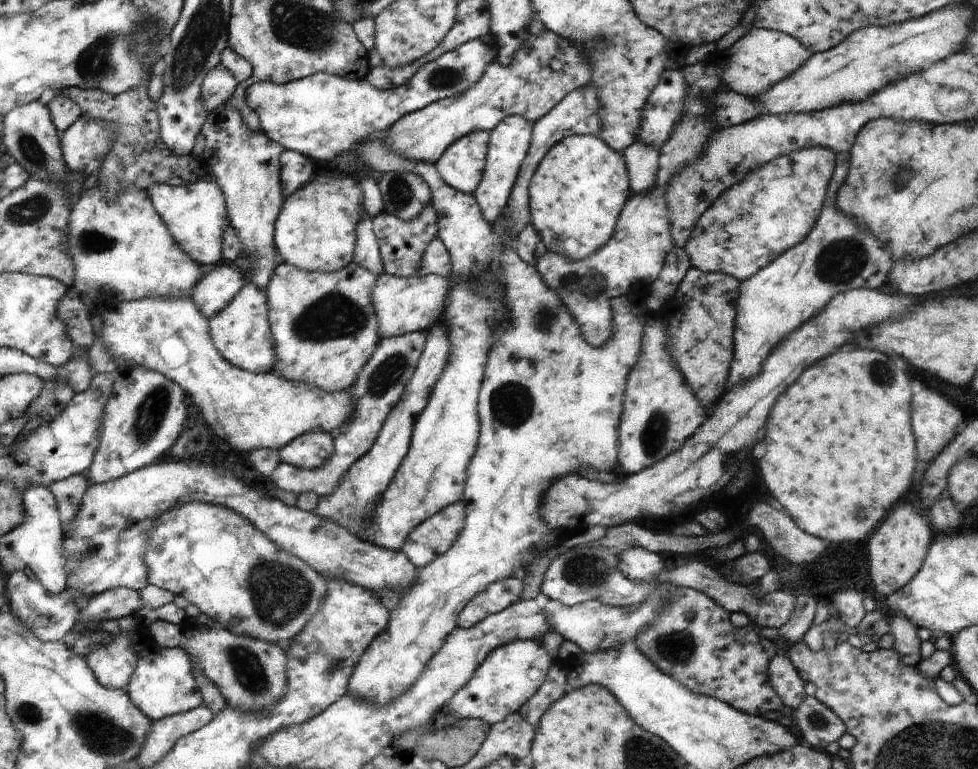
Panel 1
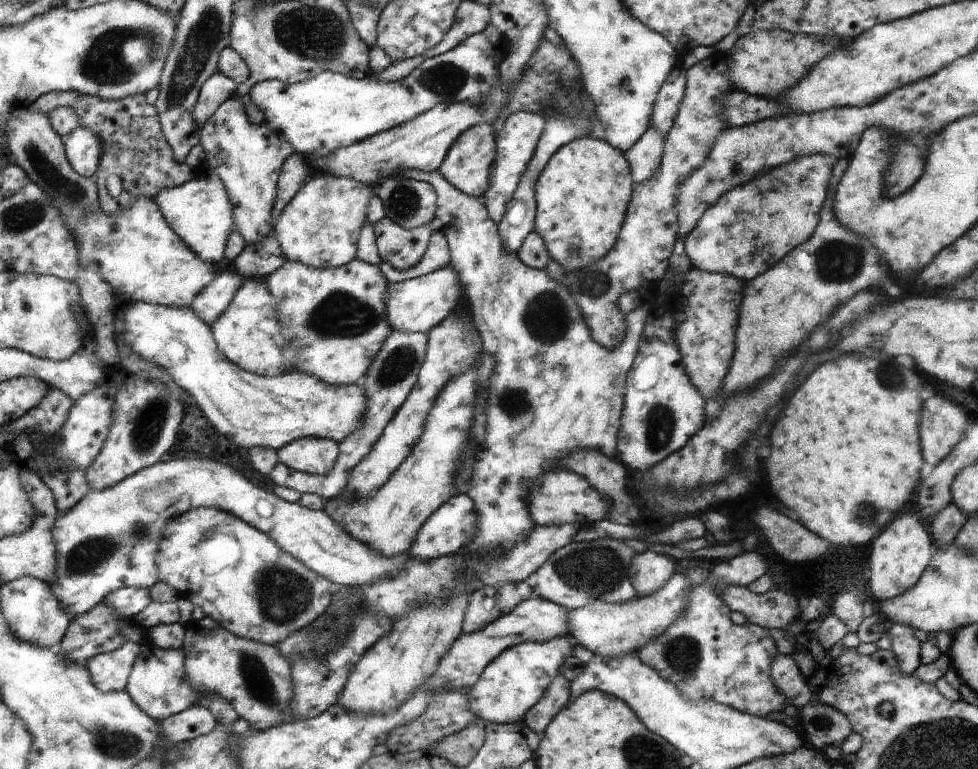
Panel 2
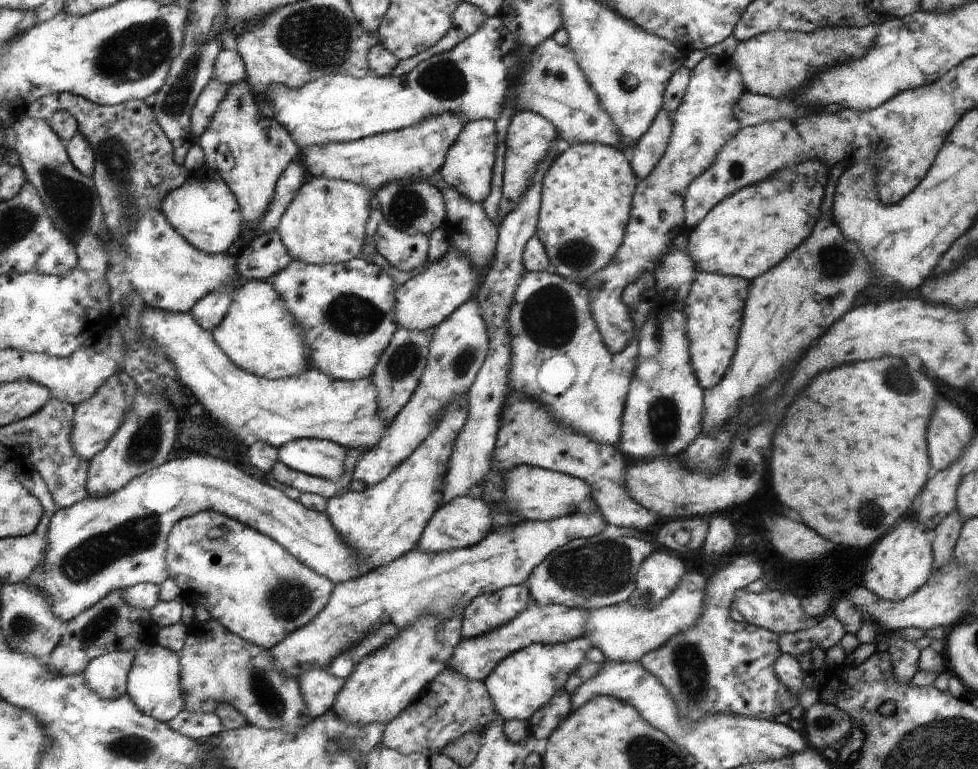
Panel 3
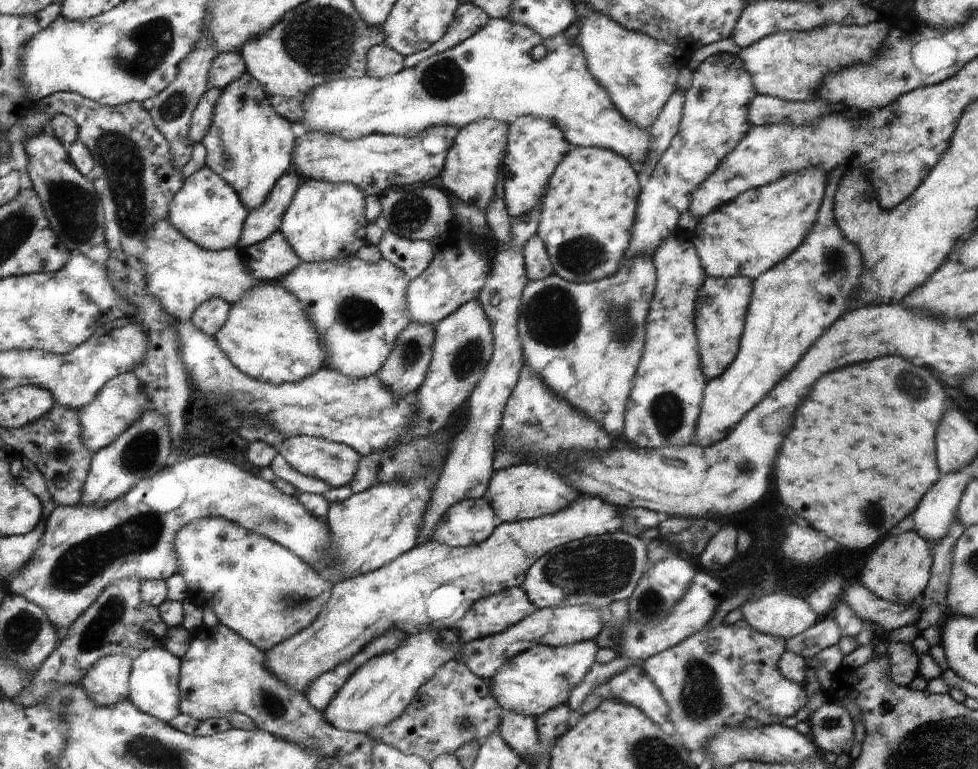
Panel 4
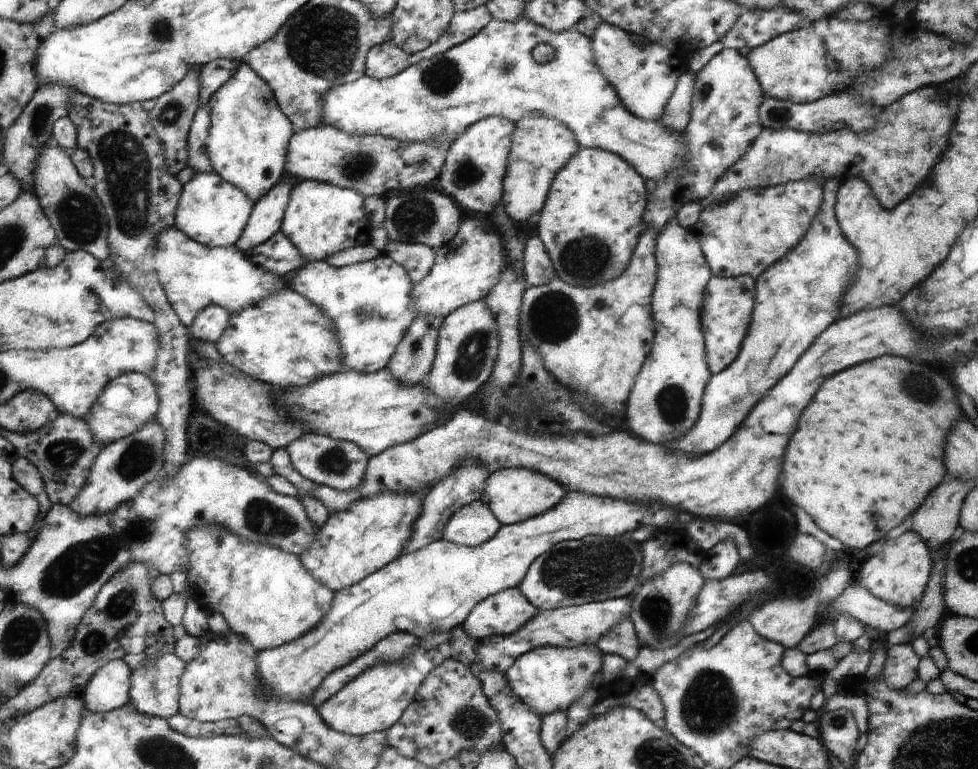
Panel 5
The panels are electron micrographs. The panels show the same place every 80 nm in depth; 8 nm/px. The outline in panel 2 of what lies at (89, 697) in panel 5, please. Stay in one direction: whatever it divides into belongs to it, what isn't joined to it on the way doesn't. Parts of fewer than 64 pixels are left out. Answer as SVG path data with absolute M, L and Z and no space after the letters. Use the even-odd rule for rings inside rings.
M124 642L120 648L86 662L96 688L102 692L125 691L142 643Z

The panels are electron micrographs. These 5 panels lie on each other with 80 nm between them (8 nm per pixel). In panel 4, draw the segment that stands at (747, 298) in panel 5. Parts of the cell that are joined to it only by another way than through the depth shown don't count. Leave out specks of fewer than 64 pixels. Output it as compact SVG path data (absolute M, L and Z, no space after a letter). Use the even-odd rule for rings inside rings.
M706 276L699 290L694 324L699 342L701 365L708 381L720 376L735 359L744 332L753 281L745 276L730 278Z

